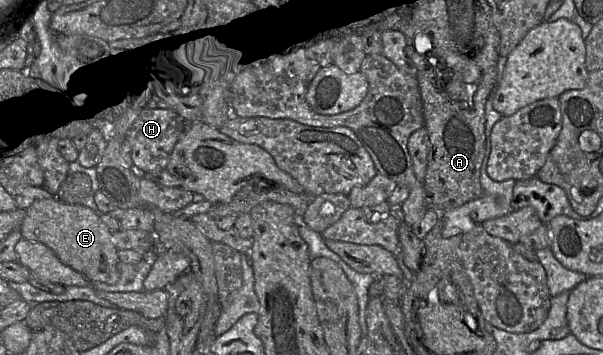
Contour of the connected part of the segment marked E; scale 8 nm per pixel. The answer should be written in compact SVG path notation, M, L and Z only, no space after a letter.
M56 197L35 200L26 209L21 225L23 239L43 243L59 260L82 274L91 283L115 284L120 277L118 249L112 242L112 232L90 208L66 204Z

